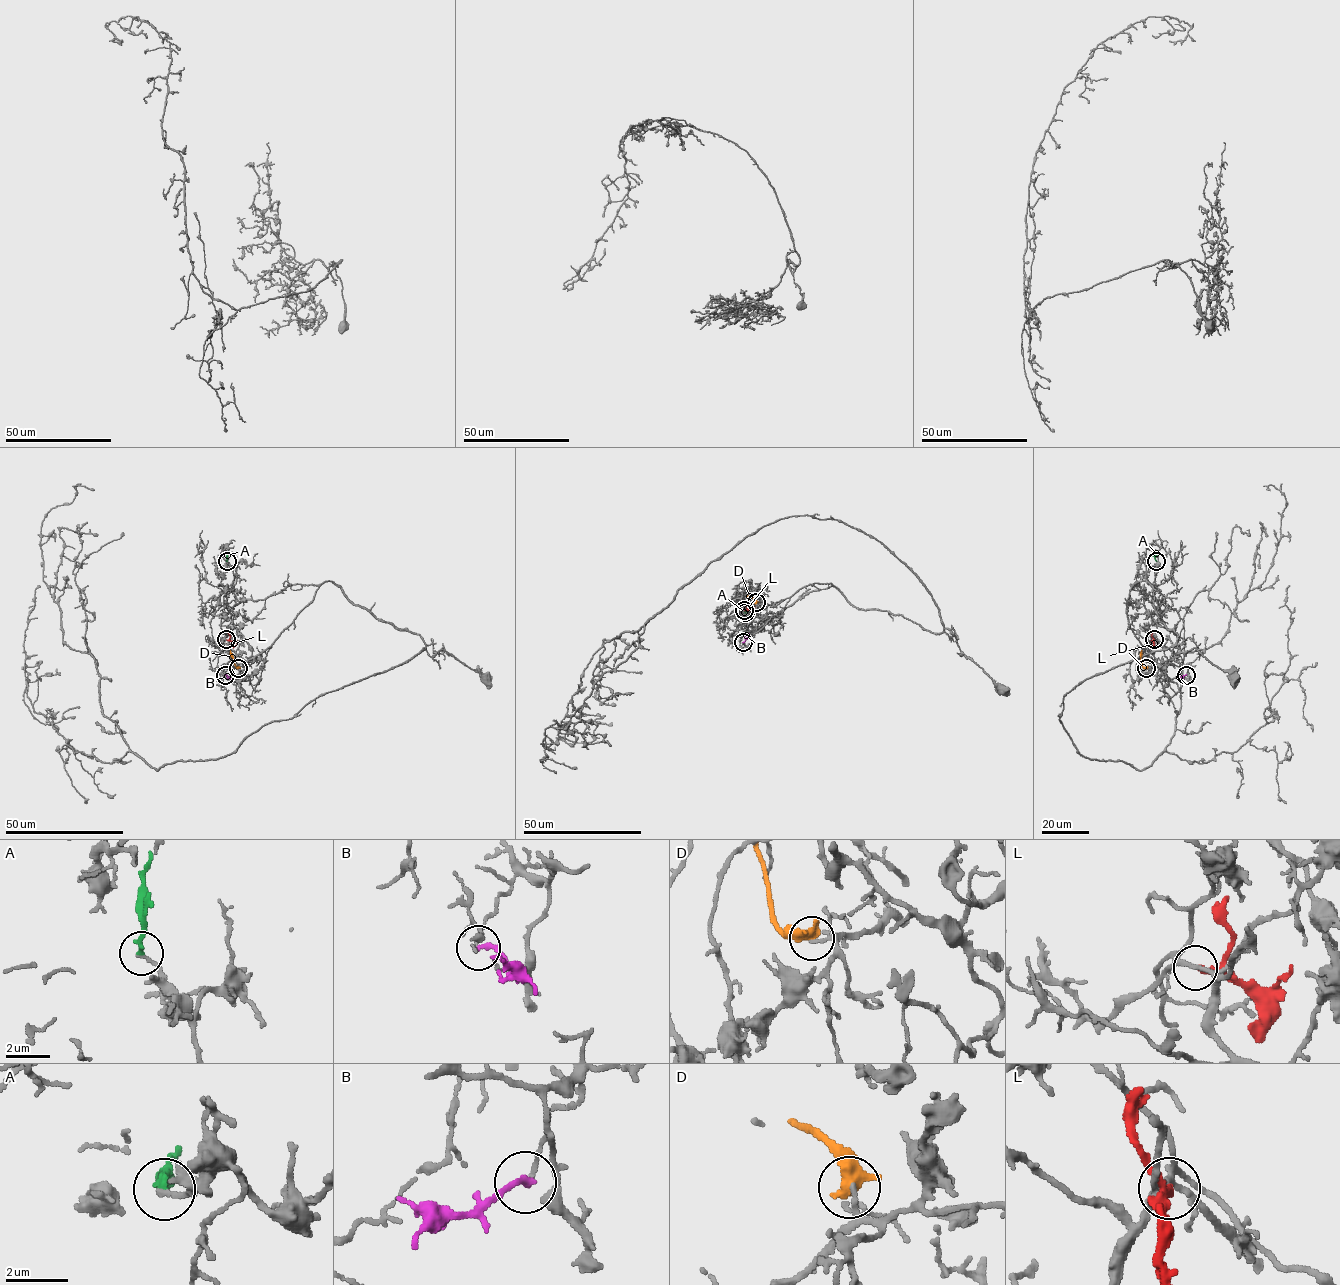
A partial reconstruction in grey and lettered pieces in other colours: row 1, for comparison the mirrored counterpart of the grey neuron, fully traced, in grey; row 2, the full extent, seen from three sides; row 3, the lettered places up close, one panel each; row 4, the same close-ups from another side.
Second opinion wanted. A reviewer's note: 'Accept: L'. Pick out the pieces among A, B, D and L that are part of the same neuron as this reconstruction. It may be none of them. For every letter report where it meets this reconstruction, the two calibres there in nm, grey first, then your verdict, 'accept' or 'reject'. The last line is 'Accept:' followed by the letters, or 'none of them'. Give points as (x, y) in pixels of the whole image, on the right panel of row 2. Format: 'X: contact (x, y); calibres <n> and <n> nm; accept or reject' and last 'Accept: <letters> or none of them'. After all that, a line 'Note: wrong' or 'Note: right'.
A: contact (1156, 561); calibres 180 and 220 nm; reject
B: contact (1186, 675); calibres 110 and 240 nm; reject
D: contact (1146, 668); calibres 140 and 500 nm; reject
L: contact (1154, 639); calibres 170 and 200 nm; reject
Accept: none of them
Note: wrong

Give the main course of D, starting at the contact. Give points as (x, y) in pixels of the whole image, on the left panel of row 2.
D: (238, 668), (230, 650)

